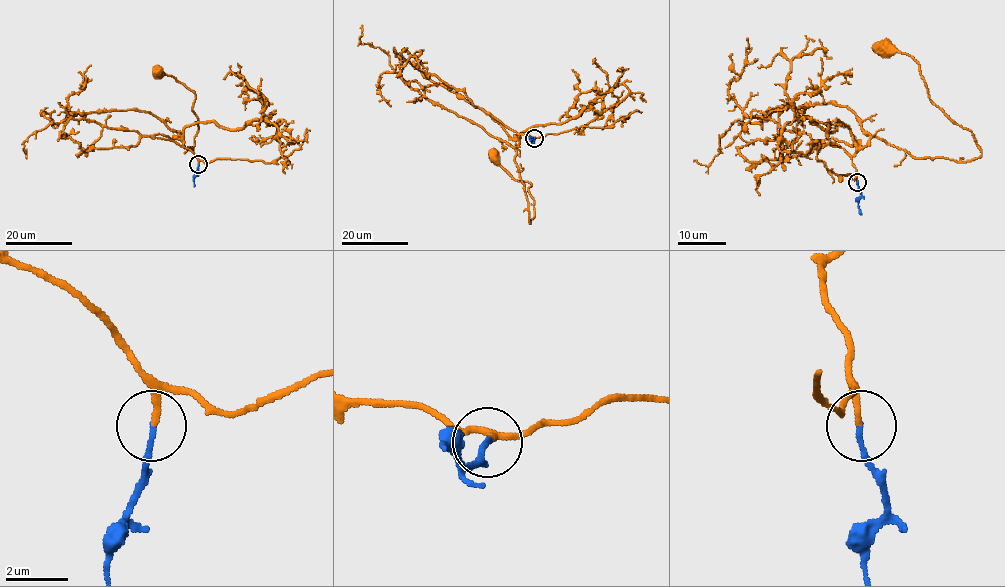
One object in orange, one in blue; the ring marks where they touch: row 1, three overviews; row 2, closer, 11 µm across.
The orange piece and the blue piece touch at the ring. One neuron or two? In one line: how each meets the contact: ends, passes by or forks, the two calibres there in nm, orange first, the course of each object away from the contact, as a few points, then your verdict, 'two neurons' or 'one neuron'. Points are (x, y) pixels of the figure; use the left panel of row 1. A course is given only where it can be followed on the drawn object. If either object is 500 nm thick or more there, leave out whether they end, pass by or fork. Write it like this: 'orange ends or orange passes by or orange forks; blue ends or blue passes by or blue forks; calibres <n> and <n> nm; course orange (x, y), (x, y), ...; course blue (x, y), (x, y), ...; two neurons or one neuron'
orange ends; blue ends; calibres 190 and 150 nm; course orange (198, 164), (180, 133), (178, 137), (192, 150), (198, 129), (192, 109), (196, 96), (159, 71); course blue (198, 164), (194, 186); one neuron

